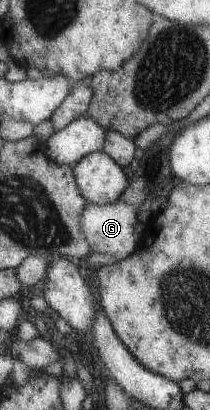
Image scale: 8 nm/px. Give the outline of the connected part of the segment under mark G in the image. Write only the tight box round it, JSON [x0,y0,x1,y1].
[78,201,139,261]

